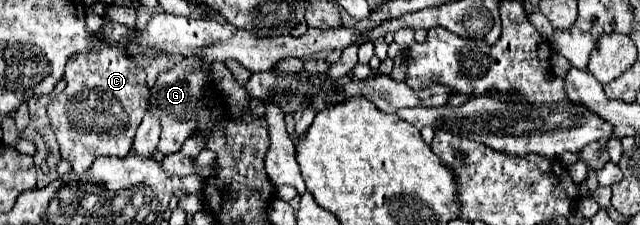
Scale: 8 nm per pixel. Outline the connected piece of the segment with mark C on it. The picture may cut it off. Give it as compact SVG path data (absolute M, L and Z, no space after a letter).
M103 26L93 36L97 38L97 48L93 48L87 54L77 54L77 56L73 56L73 60L69 60L69 64L65 68L67 86L61 94L51 98L51 102L47 106L49 124L59 142L61 158L71 162L75 174L85 172L93 164L93 160L99 156L117 156L117 158L127 156L133 146L137 126L141 124L143 114L147 112L149 88L145 82L145 70L127 54L125 44L117 44L117 46L103 44L103 40L101 40Z

